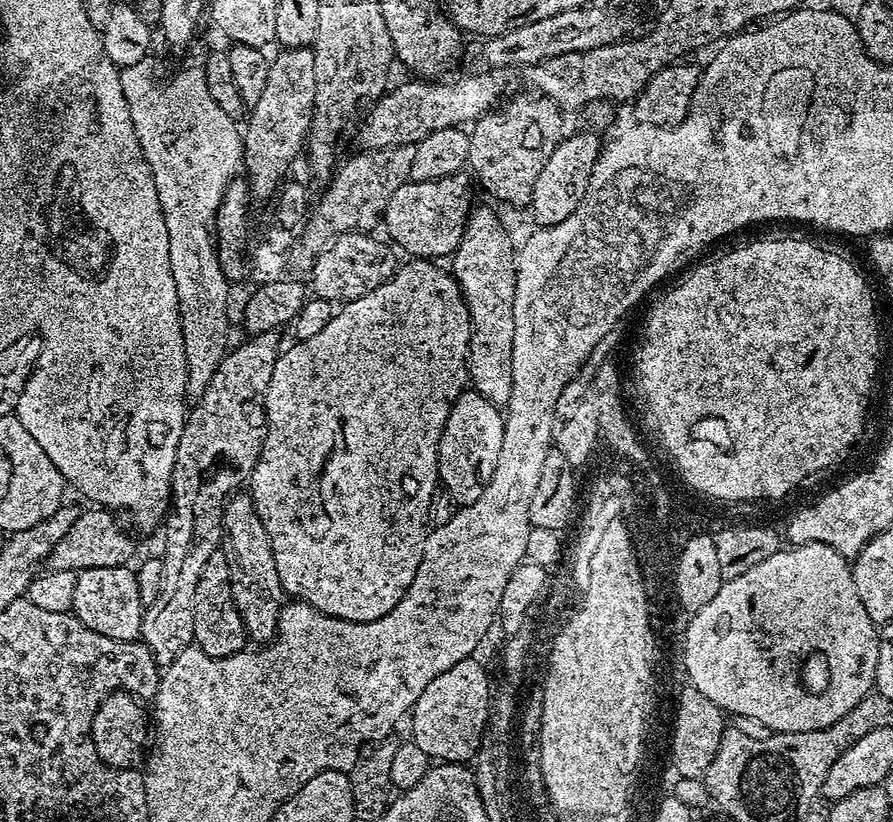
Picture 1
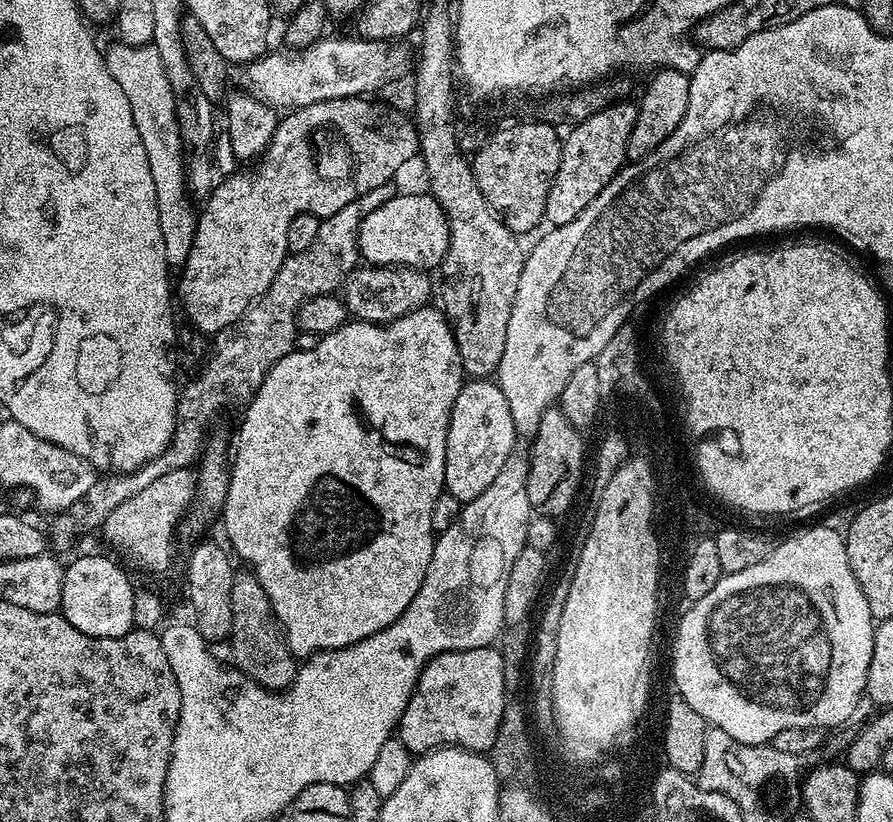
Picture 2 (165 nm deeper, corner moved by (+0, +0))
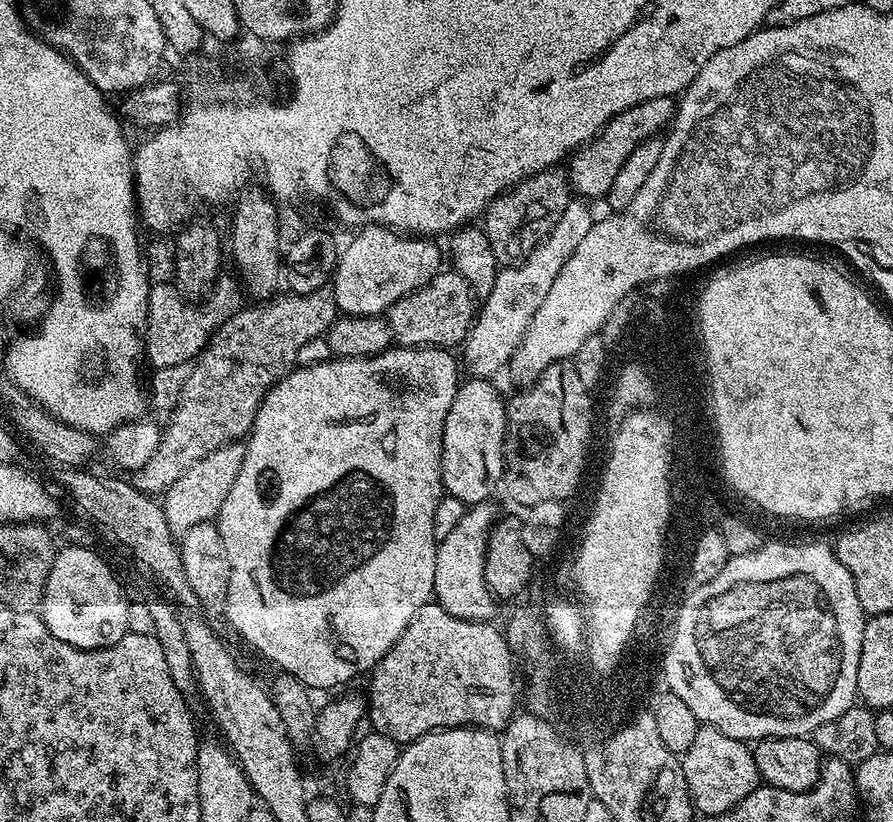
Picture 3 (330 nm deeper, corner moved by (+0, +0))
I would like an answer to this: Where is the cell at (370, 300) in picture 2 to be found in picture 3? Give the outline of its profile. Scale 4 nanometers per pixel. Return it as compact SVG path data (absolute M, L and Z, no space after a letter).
M441 270L426 286L403 296L390 306L386 319L392 331L393 341L405 348L447 348L463 345L472 329L478 311L477 301L468 283L454 270Z

